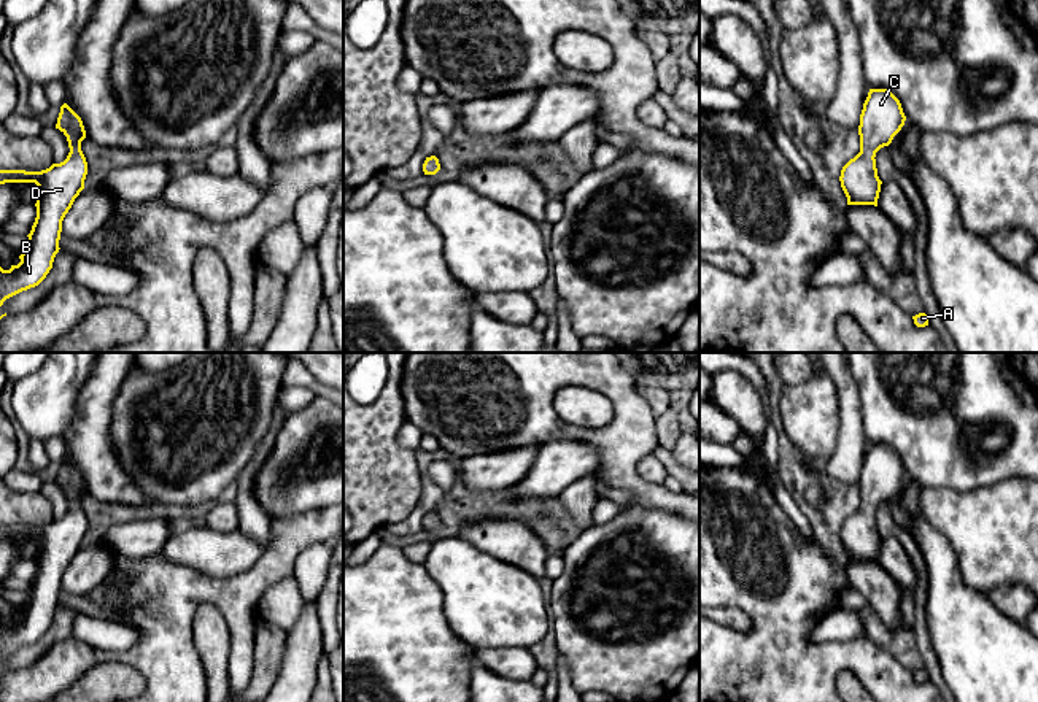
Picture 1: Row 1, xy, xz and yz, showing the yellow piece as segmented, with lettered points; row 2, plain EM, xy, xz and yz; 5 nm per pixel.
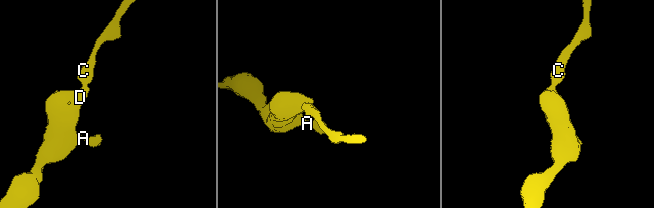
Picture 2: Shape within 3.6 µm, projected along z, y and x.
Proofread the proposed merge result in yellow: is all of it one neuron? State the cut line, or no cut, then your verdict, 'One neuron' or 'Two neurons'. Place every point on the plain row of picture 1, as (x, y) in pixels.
No split. One neuron

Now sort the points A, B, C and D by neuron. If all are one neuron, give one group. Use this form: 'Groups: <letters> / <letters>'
Groups: A B C D

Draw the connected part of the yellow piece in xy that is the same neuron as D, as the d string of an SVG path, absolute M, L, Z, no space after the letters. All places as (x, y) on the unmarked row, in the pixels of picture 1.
M64 459L56 484L67 492L70 503L64 518L41 527L0 526L0 540L35 538L38 542L37 573L27 591L29 602L19 611L17 621L11 621L10 626L0 623L0 662L6 654L38 642L46 634L60 605L62 577L84 545L87 518L81 507L81 497L86 494L83 476Z

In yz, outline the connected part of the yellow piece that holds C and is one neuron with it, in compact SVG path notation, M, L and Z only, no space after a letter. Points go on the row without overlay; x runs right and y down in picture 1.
M870 445L860 470L860 508L842 523L839 532L847 561L877 562L882 537L874 513L892 499L904 476L901 459L889 445Z

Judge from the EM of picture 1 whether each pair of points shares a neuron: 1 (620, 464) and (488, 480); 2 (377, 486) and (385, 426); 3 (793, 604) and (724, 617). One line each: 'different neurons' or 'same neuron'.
1: different neurons
2: same neuron
3: different neurons

